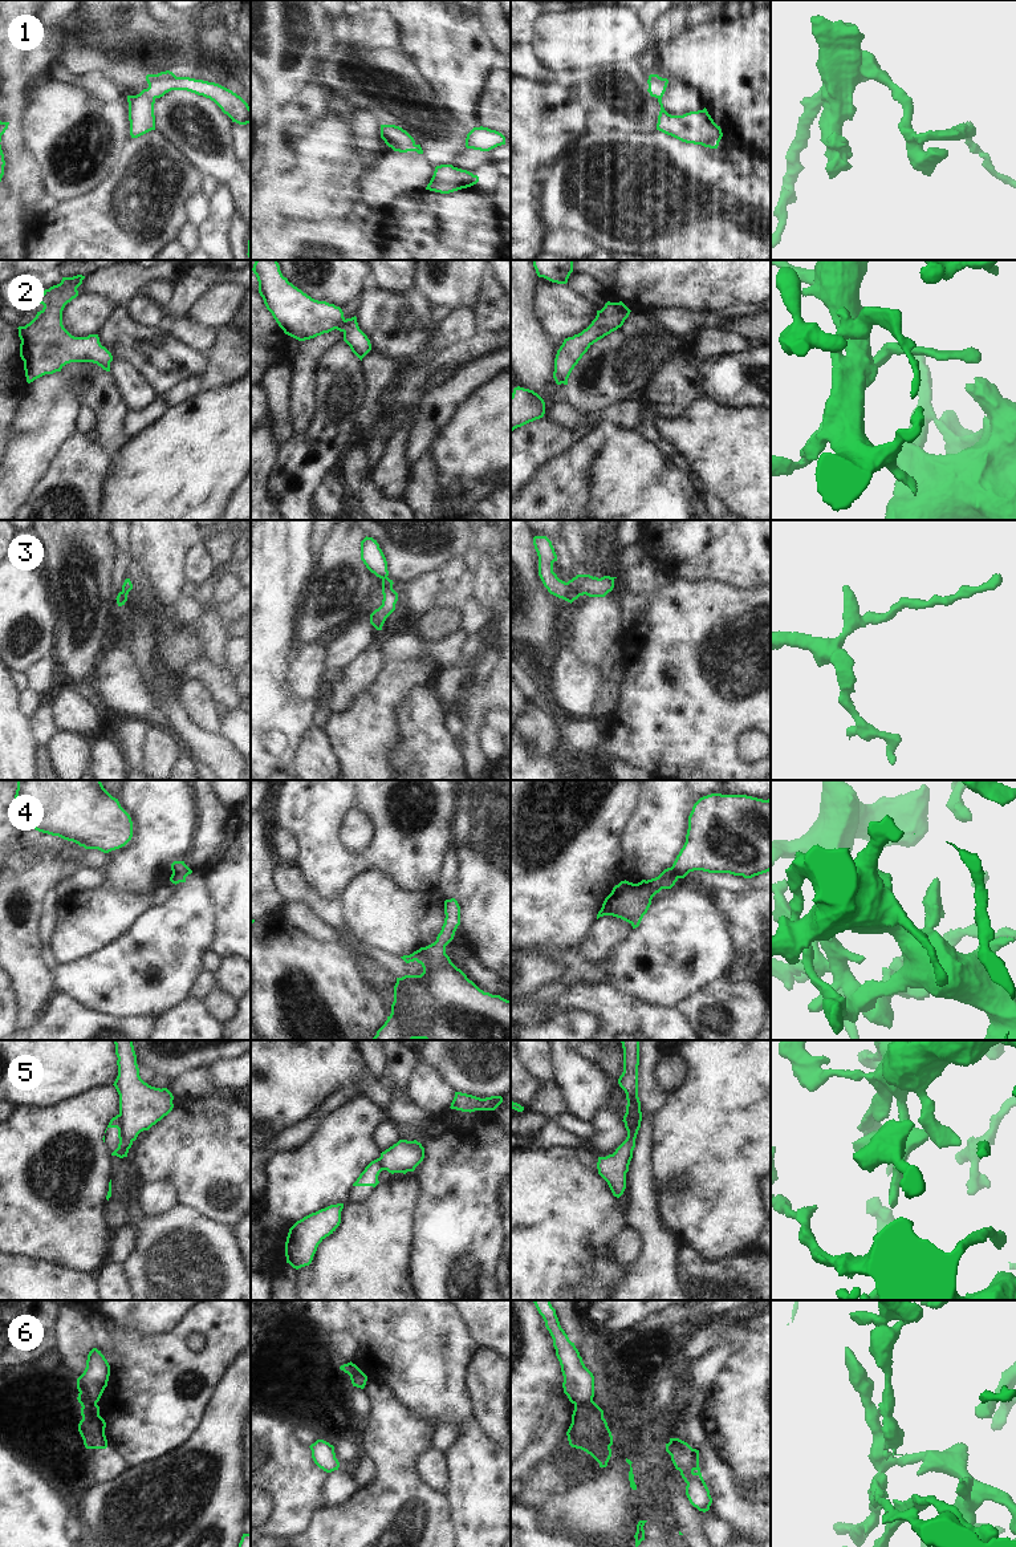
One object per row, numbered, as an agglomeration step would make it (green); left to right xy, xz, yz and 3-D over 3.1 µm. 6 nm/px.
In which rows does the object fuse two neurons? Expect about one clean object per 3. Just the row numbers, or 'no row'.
5, 6

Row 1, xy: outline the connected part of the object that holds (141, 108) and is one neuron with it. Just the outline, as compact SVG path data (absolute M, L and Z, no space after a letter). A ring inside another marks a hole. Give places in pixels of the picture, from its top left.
M170 70L147 74L146 81L149 84L147 89L143 89L137 96L127 96L131 138L138 138L155 130L155 100L171 90L187 90L210 98L232 122L239 125L251 123L251 107L248 103L240 96L219 84L190 77L176 77Z

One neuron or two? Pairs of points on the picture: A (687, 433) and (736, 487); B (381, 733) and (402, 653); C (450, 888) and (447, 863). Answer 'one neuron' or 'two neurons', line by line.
A: one neuron
B: two neurons
C: one neuron

